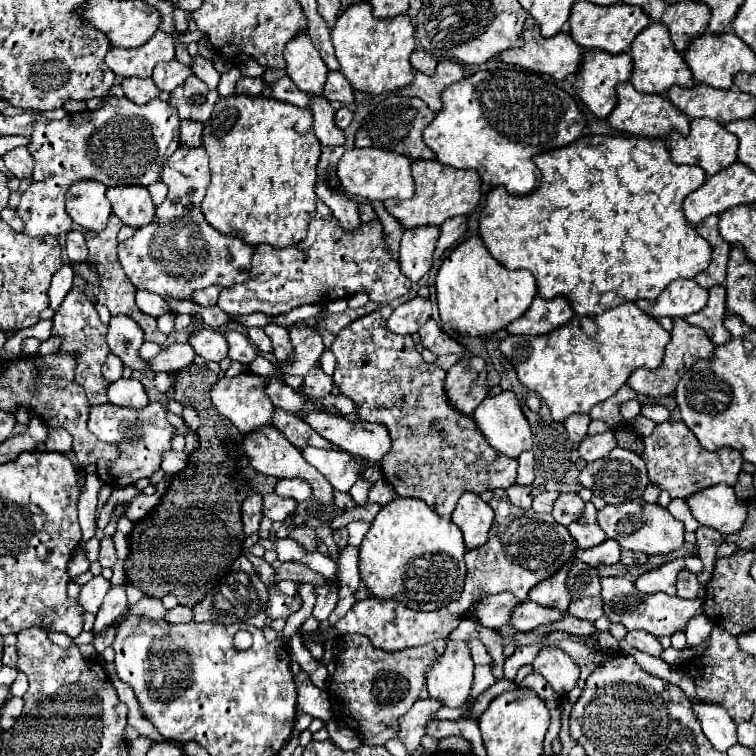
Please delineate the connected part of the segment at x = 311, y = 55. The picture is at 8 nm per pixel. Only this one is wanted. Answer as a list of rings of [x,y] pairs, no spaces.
[[[303,32],[299,38],[293,38],[285,50],[283,58],[287,62],[287,76],[295,82],[301,92],[307,94],[321,94],[323,84],[327,78],[327,66],[323,66],[319,52],[311,46],[311,38]]]

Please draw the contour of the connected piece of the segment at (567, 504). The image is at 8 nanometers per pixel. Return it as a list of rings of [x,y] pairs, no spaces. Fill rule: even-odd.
[[[561,494],[557,498],[551,514],[553,514],[555,522],[569,526],[571,522],[575,522],[575,518],[581,518],[583,506],[585,506],[585,502],[579,498],[579,494]]]

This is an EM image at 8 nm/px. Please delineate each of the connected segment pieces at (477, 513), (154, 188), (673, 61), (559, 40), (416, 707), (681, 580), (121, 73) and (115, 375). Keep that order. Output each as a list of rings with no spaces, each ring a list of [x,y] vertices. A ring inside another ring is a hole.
[[[465,492],[459,498],[451,520],[461,528],[467,550],[473,550],[487,542],[487,532],[493,524],[493,510],[479,496]]]
[[[155,182],[155,184],[151,184],[151,186],[147,186],[147,190],[149,190],[149,194],[151,194],[151,198],[153,198],[153,202],[159,206],[161,202],[163,202],[163,198],[167,196],[167,186],[163,184],[163,182]]]
[[[653,22],[649,24],[633,42],[631,46],[631,58],[633,58],[633,76],[631,76],[631,84],[639,90],[639,92],[647,92],[647,94],[667,94],[669,88],[679,86],[679,88],[693,88],[695,80],[693,74],[685,62],[685,58],[675,50],[669,32],[663,24]]]
[[[533,26],[529,30],[523,30],[523,46],[503,50],[503,54],[499,58],[501,58],[501,62],[505,62],[509,66],[529,68],[529,70],[535,70],[535,72],[541,72],[541,74],[549,74],[555,80],[563,80],[567,76],[577,74],[581,60],[583,60],[583,48],[579,48],[575,44],[575,40],[571,38],[571,34],[567,34],[567,32],[555,34],[555,38],[543,38],[539,34],[537,26]]]
[[[431,698],[417,700],[411,706],[411,710],[397,720],[397,740],[401,740],[407,754],[415,752],[415,748],[423,738],[423,726],[433,718],[433,712],[439,708],[441,708],[439,702]]]
[[[681,570],[677,576],[677,596],[679,598],[699,598],[699,588],[703,584],[697,580],[697,576],[689,570]]]
[[[159,30],[159,34],[151,38],[151,42],[145,42],[135,50],[109,48],[105,56],[105,64],[119,78],[129,78],[129,76],[149,78],[159,62],[171,62],[173,58],[175,58],[173,36]]]
[[[109,354],[105,364],[103,364],[103,376],[109,382],[115,382],[121,378],[121,370],[123,370],[123,360],[117,354]]]

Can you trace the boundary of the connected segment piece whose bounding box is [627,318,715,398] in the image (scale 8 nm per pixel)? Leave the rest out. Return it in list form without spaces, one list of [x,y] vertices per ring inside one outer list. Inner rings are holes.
[[[675,318],[675,326],[671,330],[671,340],[665,346],[665,356],[663,356],[663,364],[659,366],[659,370],[635,370],[631,374],[631,378],[627,380],[627,384],[637,392],[637,394],[645,394],[645,396],[671,396],[677,388],[677,382],[681,380],[681,376],[687,372],[687,368],[691,368],[699,358],[711,358],[715,354],[715,344],[707,338],[707,332],[701,330],[699,326],[691,326],[689,322],[685,322],[683,318]]]

